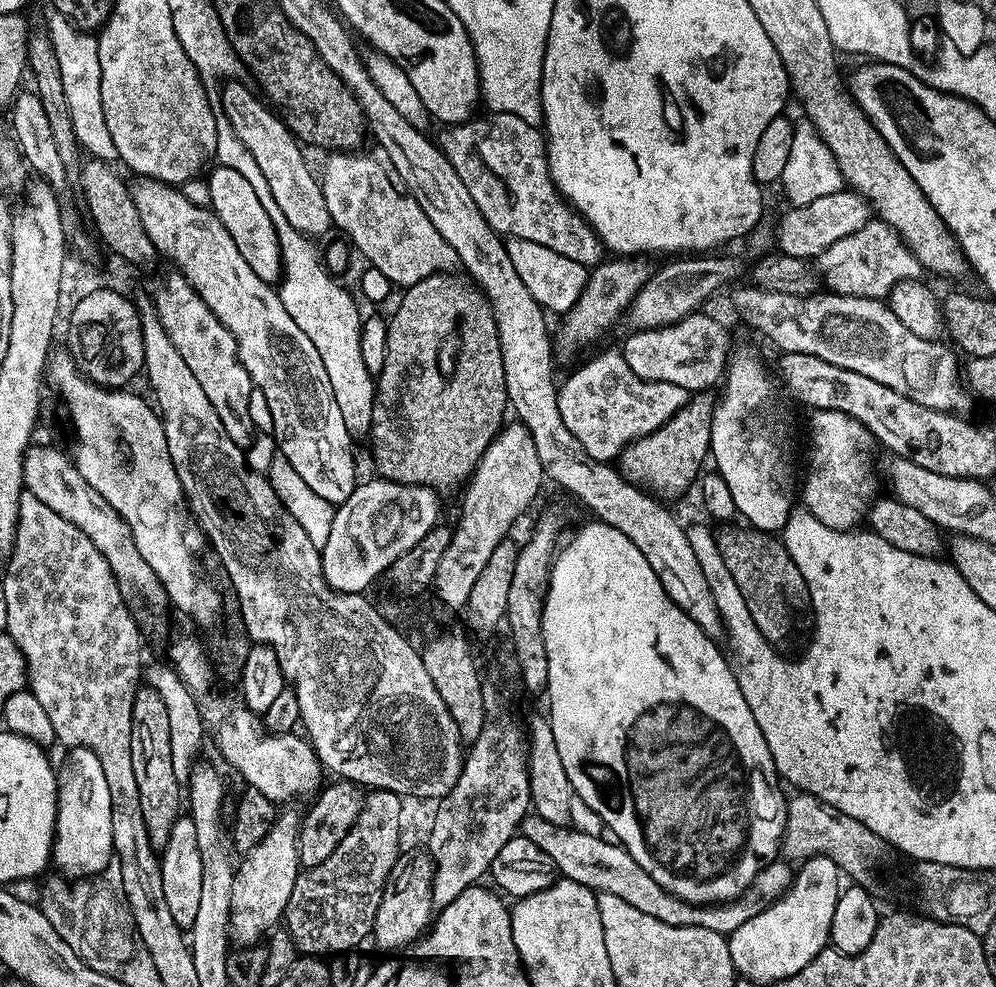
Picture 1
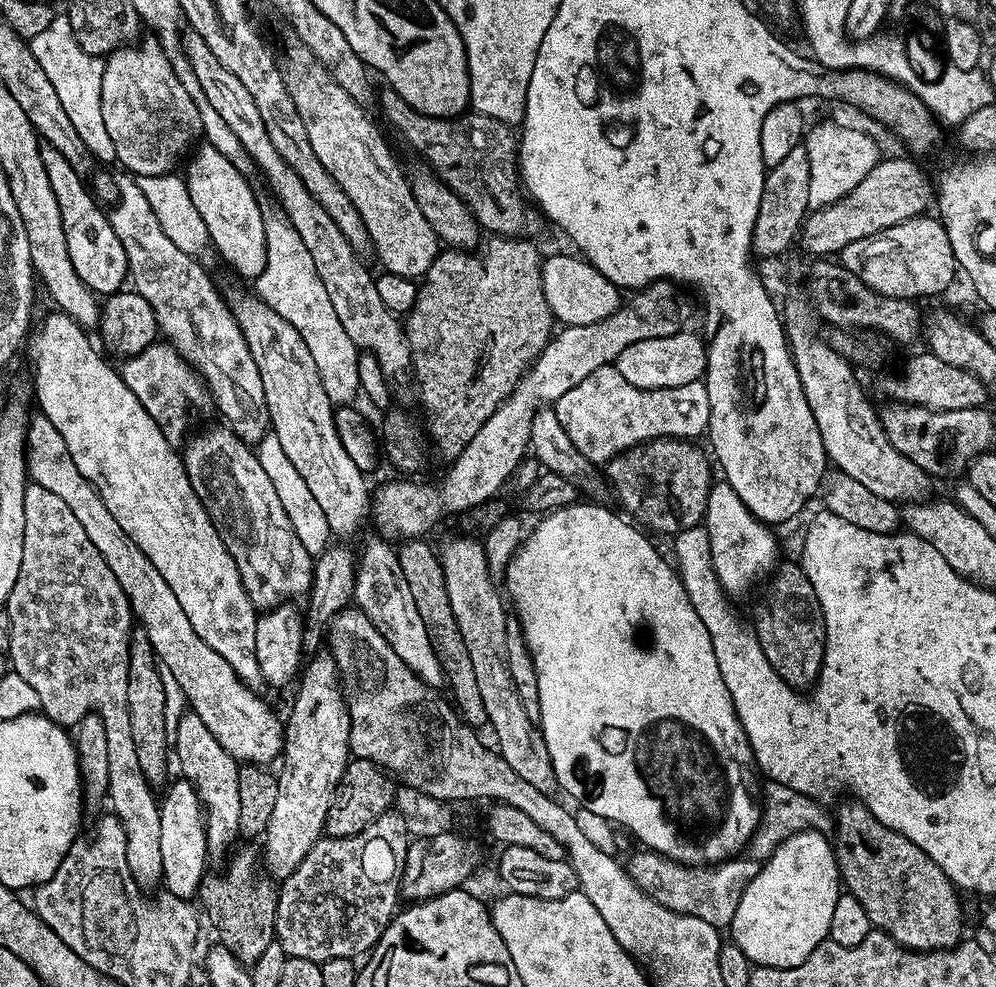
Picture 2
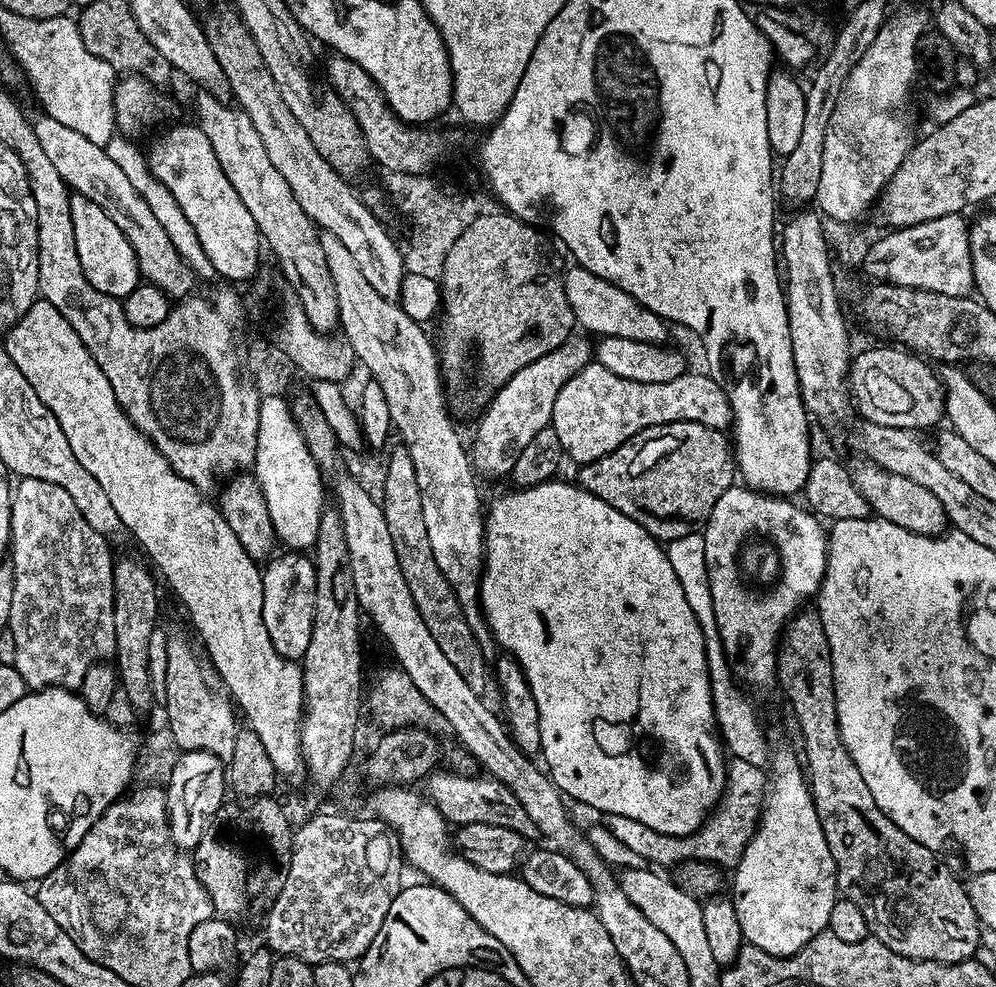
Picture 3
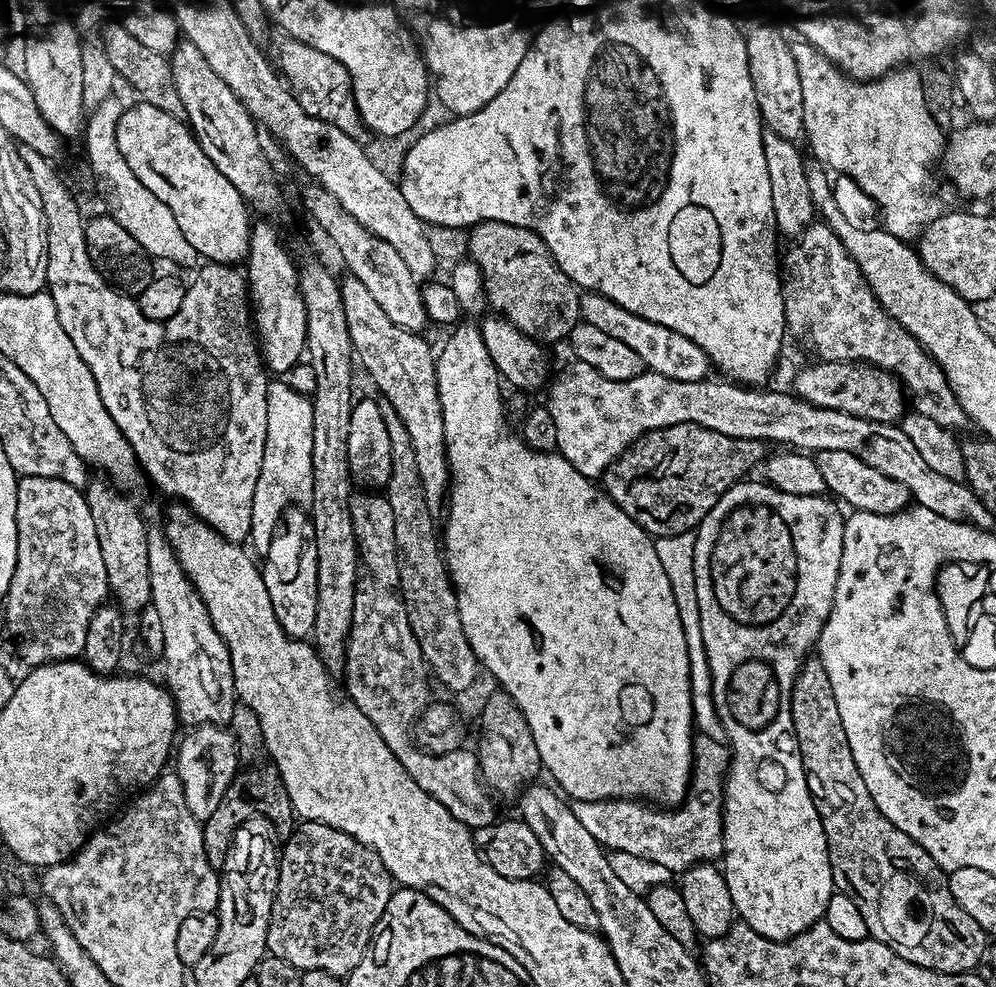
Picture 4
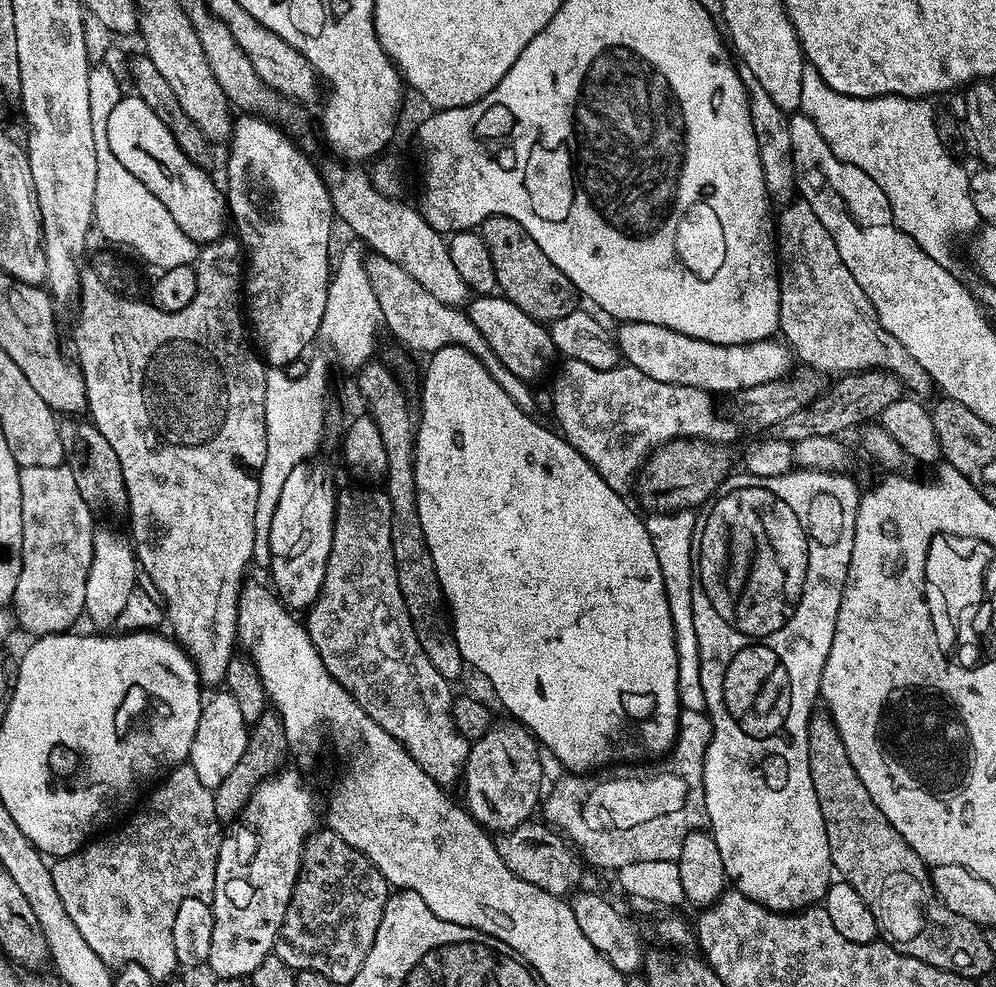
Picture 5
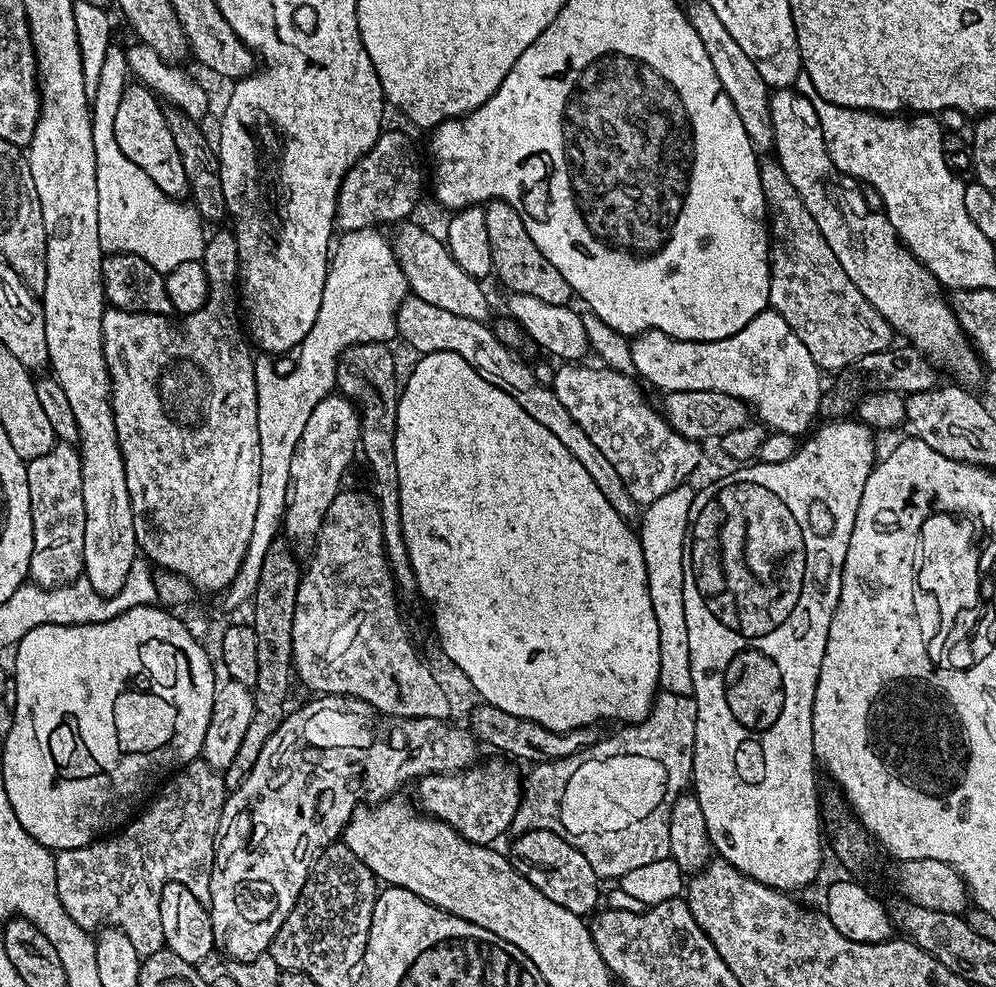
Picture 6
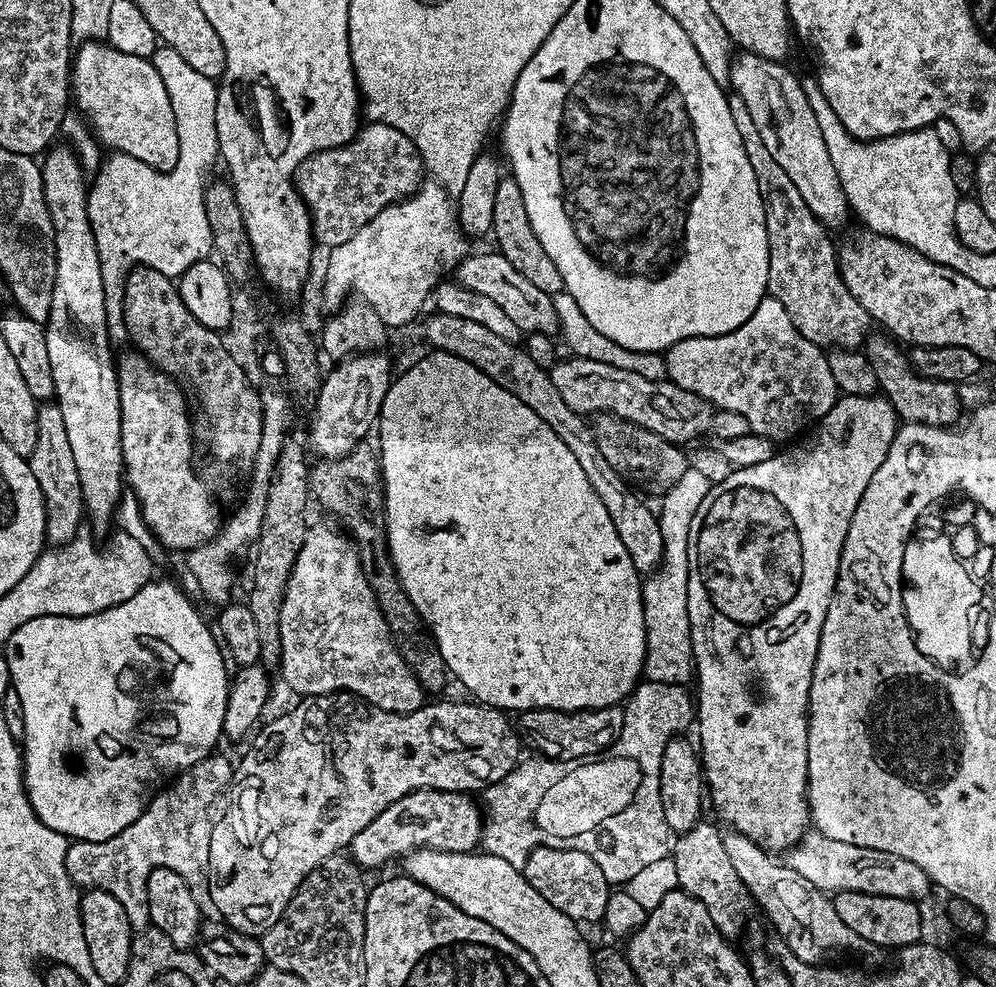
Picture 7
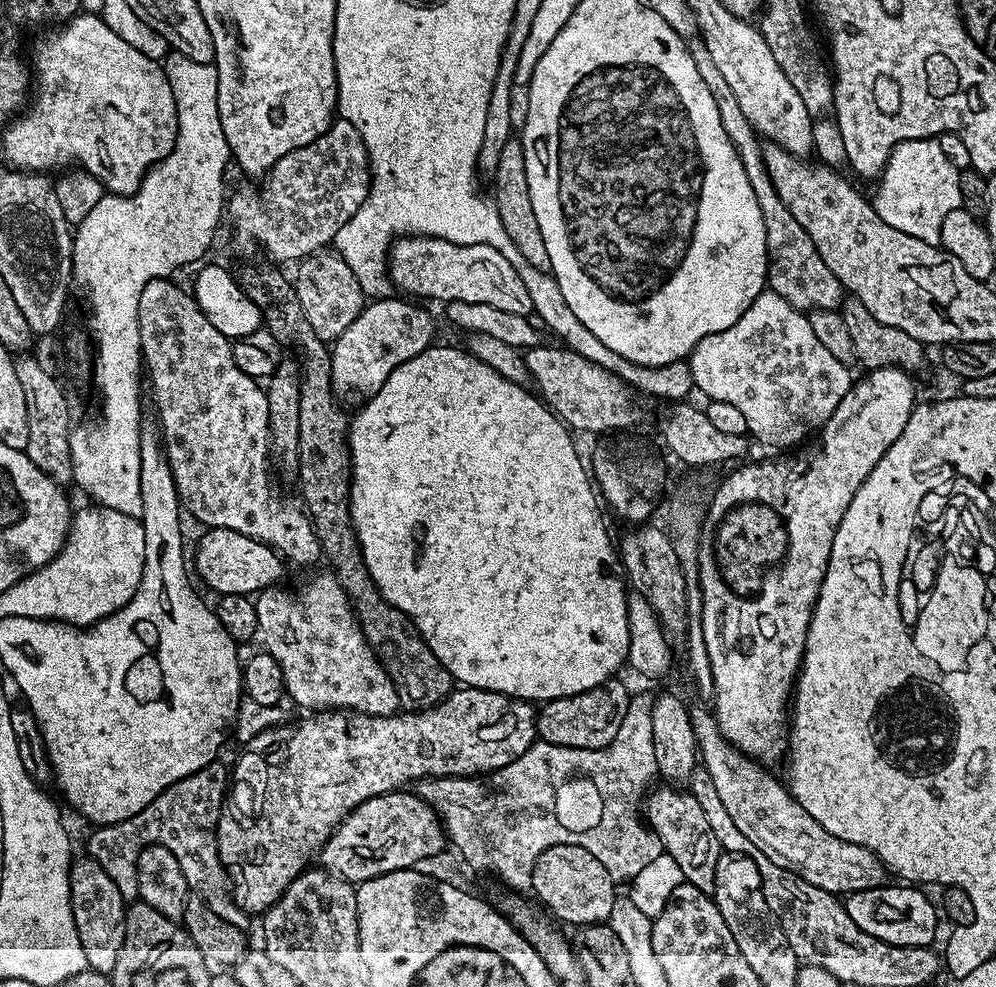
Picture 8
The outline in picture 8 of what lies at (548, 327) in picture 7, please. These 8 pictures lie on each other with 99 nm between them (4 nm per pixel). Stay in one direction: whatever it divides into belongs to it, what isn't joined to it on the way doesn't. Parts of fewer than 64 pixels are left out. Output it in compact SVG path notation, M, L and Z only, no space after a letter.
M401 236L393 240L388 249L386 275L397 289L405 288L409 292L405 293L412 298L425 296L428 300L441 302L489 304L519 316L532 312L530 294L522 278L494 246L462 246L433 236Z

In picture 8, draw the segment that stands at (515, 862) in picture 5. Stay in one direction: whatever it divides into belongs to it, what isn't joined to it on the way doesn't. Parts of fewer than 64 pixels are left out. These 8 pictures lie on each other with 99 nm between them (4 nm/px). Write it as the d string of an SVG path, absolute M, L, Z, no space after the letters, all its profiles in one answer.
M573 844L550 846L550 850L536 859L530 888L533 893L536 891L537 898L541 900L539 903L557 921L565 920L575 926L605 923L610 918L610 910L614 910L618 895L617 885L610 878L606 866L602 866L590 850L582 850L582 846Z

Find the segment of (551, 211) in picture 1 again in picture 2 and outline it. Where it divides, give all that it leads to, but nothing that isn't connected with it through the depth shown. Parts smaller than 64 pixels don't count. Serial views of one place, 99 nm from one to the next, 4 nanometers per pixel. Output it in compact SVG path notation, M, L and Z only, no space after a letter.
M384 86L379 89L380 108L384 116L396 127L396 132L417 152L429 160L431 171L439 176L440 180L458 198L464 200L464 205L472 211L472 217L488 234L499 236L515 236L517 238L536 238L540 232L539 211L526 199L526 193L521 185L518 175L518 136L509 125L498 122L498 118L490 118L481 112L465 111L454 117L428 116L424 112L414 110L400 97L393 88Z

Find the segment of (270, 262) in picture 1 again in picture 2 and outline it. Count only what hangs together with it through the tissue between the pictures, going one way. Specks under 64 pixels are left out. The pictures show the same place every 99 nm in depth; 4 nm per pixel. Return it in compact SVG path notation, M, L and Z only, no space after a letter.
M201 143L191 153L191 158L188 172L186 171L190 202L194 202L198 214L202 214L202 222L206 222L211 247L214 252L216 248L217 254L238 275L245 276L248 282L253 282L262 274L267 264L265 209L260 209L260 204L248 185L249 177L236 169L234 162L230 162L226 154L218 154L212 144Z

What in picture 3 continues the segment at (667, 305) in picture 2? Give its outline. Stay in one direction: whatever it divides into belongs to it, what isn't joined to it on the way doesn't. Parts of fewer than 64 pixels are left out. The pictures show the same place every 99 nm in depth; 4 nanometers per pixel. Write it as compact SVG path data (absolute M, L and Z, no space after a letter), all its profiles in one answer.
M573 334L566 342L552 350L550 354L530 362L508 379L500 389L493 393L483 409L484 415L476 430L469 451L473 471L481 477L507 477L522 450L532 441L534 435L552 421L554 401L558 390L579 370L585 368L594 356L594 348L580 334Z

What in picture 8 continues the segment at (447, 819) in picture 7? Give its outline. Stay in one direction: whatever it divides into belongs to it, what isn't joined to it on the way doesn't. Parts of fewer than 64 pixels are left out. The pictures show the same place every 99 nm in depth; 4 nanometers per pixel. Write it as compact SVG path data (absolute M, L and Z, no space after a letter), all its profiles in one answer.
M413 791L387 792L362 802L333 830L332 837L324 843L318 853L318 864L320 860L319 867L328 875L339 876L341 880L346 880L355 886L370 878L390 874L394 870L423 865L420 863L430 859L431 856L438 855L443 850L444 844L446 848L444 825L441 823L440 814L435 809Z

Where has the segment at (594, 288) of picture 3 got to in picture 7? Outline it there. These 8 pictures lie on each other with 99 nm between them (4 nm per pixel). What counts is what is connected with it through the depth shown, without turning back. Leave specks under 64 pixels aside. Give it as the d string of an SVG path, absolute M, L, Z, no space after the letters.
M765 295L762 303L756 307L756 313L734 331L721 336L686 338L672 345L666 353L666 363L667 379L673 384L706 398L717 410L725 408L734 410L734 414L742 414L757 436L764 436L773 442L788 440L803 428L811 429L836 405L838 399L838 389L834 374L830 374L825 349L807 340L796 329L794 322L790 322L786 306L769 295Z

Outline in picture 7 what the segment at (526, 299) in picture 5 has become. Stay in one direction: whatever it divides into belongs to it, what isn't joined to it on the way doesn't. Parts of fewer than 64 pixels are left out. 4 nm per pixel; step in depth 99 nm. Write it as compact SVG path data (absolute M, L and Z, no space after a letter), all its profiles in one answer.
M501 178L498 190L495 191L494 216L491 239L496 239L495 247L501 256L510 262L526 282L538 286L546 295L553 297L564 291L562 274L558 274L558 266L550 262L550 254L542 250L542 242L538 242L538 234L534 234L534 226L530 226L530 214L526 214L526 202L522 202L522 190L518 190L518 182L511 178Z

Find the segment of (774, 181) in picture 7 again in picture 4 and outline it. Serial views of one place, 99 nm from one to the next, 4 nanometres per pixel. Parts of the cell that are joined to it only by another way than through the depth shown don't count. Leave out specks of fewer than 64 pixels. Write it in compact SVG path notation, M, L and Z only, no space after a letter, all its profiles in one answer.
M813 222L795 239L791 241L792 244L788 248L788 253L783 253L782 256L782 287L784 289L784 322L789 333L792 332L800 340L809 340L812 343L812 348L817 352L817 357L820 360L855 360L857 362L865 362L867 364L873 364L876 368L885 368L888 372L892 373L897 380L901 381L903 387L906 389L907 395L910 397L911 407L918 414L926 414L926 418L934 418L934 422L938 422L944 428L950 428L953 430L959 430L959 428L969 427L970 421L965 414L962 406L954 390L948 384L946 374L942 370L942 366L931 356L923 346L920 345L915 338L912 337L909 332L893 318L890 313L883 308L878 302L878 298L870 290L870 286L866 282L866 278L862 274L862 270L858 266L858 262L854 262L854 258L846 250L846 246L842 246L842 242L838 238L838 234L834 234L834 230L831 226L823 222Z

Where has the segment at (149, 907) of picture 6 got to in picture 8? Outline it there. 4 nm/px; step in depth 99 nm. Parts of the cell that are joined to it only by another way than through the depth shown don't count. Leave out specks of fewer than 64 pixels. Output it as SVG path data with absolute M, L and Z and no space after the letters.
M213 762L202 770L174 782L146 810L134 814L121 824L106 824L95 829L96 832L88 840L87 855L94 862L106 870L114 886L122 894L125 902L132 902L140 895L138 890L138 854L143 848L152 844L161 844L178 858L182 870L186 874L192 872L212 872L212 896L210 903L214 914L231 924L240 924L242 909L230 895L230 877L224 871L224 865L220 863L218 854L218 842L216 841L216 827L220 821L220 811L224 808L226 793L230 788L230 772L223 768L220 762Z

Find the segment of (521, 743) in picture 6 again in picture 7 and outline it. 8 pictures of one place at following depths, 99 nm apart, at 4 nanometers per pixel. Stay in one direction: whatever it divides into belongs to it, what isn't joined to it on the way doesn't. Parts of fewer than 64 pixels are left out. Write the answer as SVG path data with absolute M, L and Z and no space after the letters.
M619 705L576 712L532 708L521 713L516 724L525 747L536 748L543 757L566 761L596 755L612 745L620 737L624 712Z

